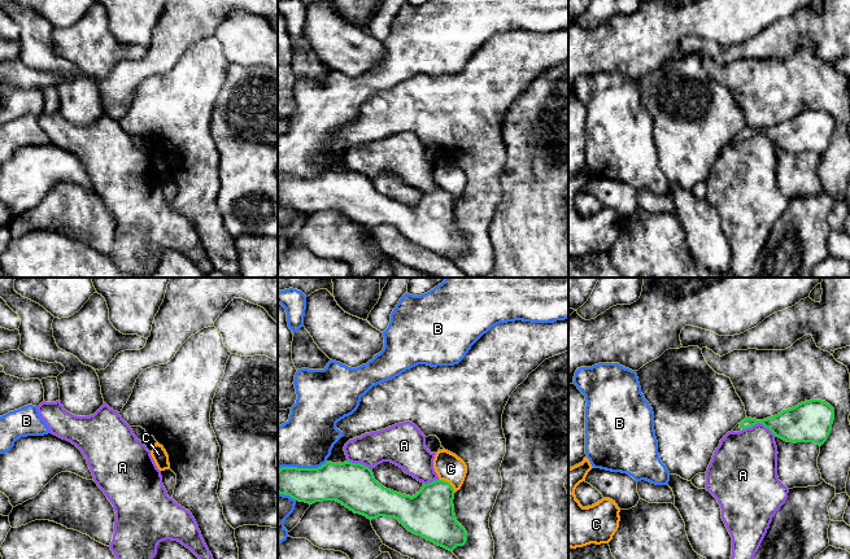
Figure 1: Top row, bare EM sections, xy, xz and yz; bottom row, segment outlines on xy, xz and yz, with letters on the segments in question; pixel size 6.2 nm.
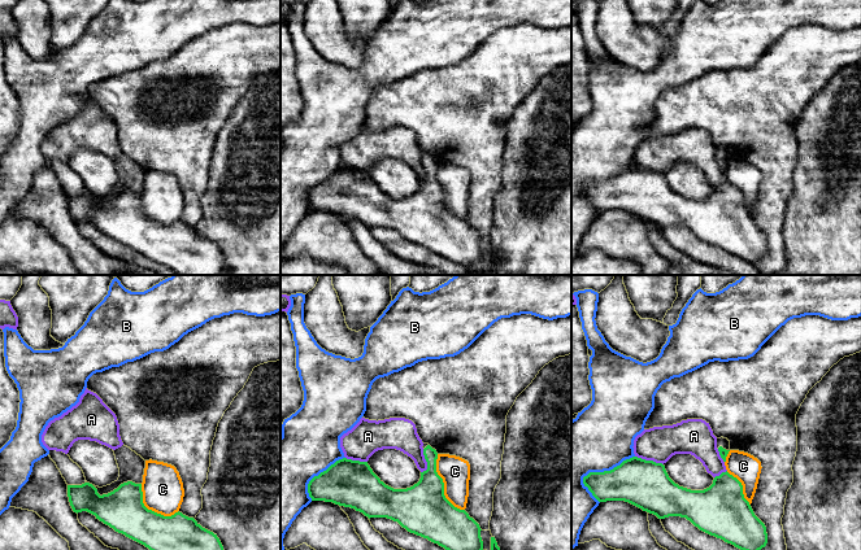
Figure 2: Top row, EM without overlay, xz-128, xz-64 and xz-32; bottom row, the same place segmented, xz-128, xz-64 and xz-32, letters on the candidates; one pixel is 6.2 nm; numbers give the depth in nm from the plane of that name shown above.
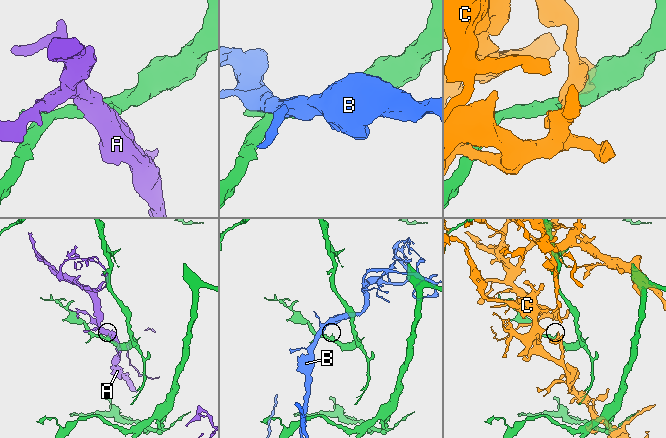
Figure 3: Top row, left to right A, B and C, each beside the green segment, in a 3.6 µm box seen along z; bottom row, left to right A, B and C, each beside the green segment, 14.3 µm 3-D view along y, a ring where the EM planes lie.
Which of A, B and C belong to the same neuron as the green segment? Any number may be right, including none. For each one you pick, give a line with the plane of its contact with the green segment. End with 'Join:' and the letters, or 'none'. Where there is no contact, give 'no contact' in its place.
Join: none

